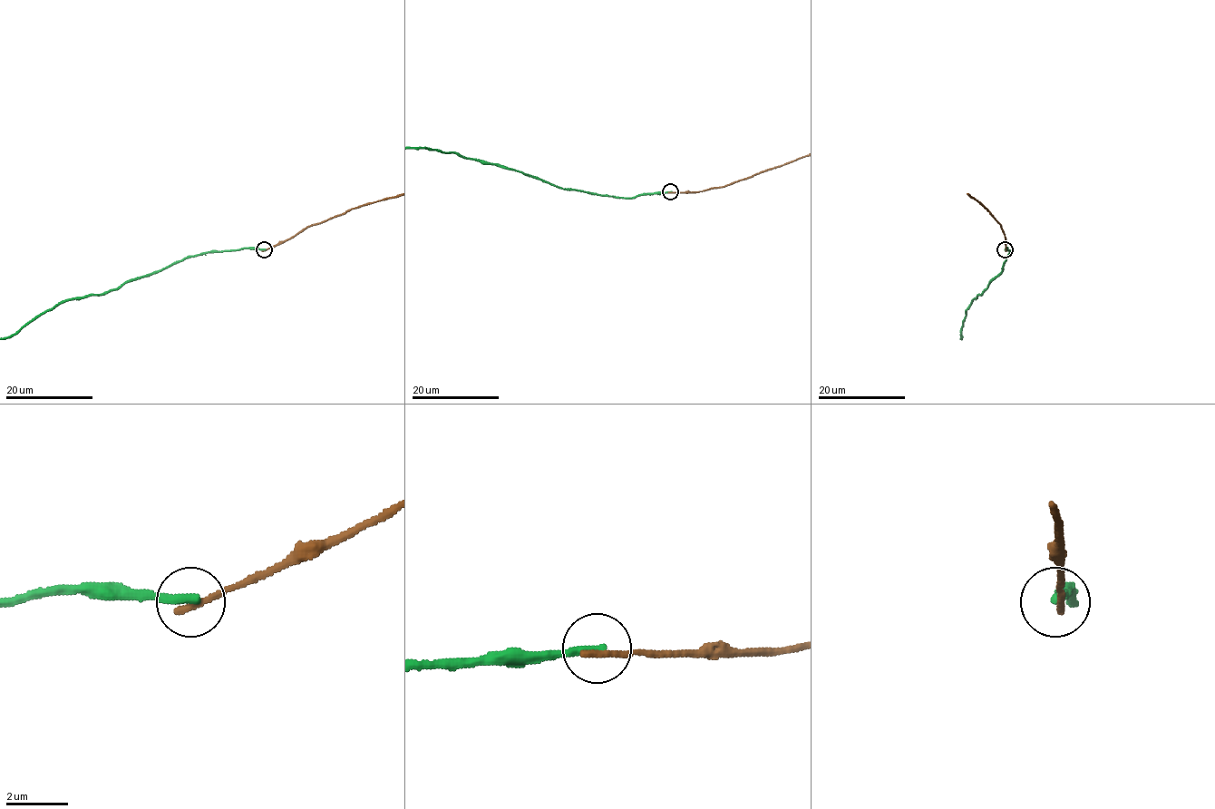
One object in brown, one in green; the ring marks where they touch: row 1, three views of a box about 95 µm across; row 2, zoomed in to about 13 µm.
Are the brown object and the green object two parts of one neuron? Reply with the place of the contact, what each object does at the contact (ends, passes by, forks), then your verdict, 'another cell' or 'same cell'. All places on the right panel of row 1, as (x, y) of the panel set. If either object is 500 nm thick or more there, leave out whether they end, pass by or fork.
place (1005, 249); brown ends; green ends; another cell

